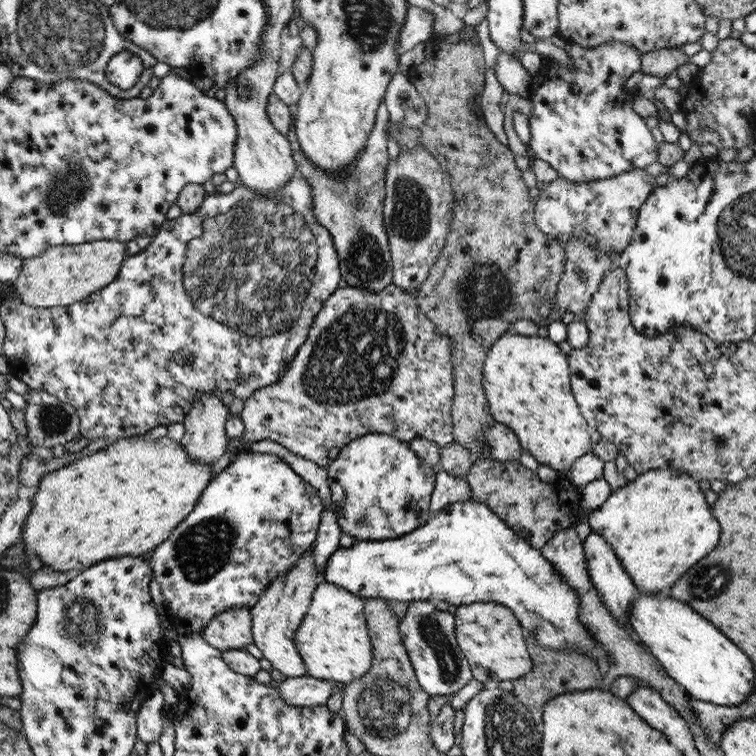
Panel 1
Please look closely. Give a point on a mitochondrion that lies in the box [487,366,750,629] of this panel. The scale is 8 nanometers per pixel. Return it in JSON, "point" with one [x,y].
{"point":[701,588]}

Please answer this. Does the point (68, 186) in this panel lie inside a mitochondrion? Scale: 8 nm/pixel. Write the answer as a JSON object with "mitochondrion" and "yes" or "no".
{"mitochondrion":"yes"}

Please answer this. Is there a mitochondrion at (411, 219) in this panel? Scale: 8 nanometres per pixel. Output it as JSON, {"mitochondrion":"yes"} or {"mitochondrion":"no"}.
{"mitochondrion":"yes"}

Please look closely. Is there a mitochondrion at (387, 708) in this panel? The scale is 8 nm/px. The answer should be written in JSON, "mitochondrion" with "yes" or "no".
{"mitochondrion":"yes"}

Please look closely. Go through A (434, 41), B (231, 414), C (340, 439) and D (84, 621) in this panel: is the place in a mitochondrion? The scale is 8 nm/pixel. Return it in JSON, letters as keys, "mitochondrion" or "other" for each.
{"A":"other","B":"other","C":"other","D":"mitochondrion"}

